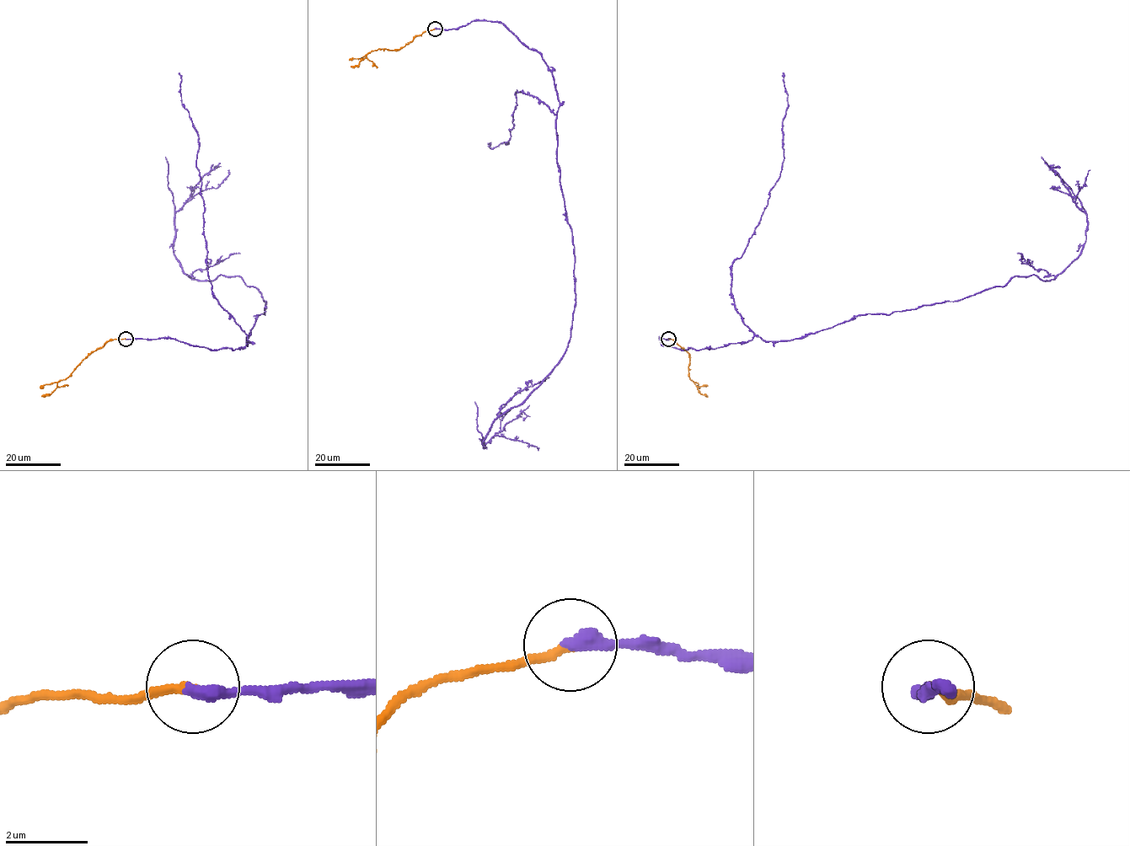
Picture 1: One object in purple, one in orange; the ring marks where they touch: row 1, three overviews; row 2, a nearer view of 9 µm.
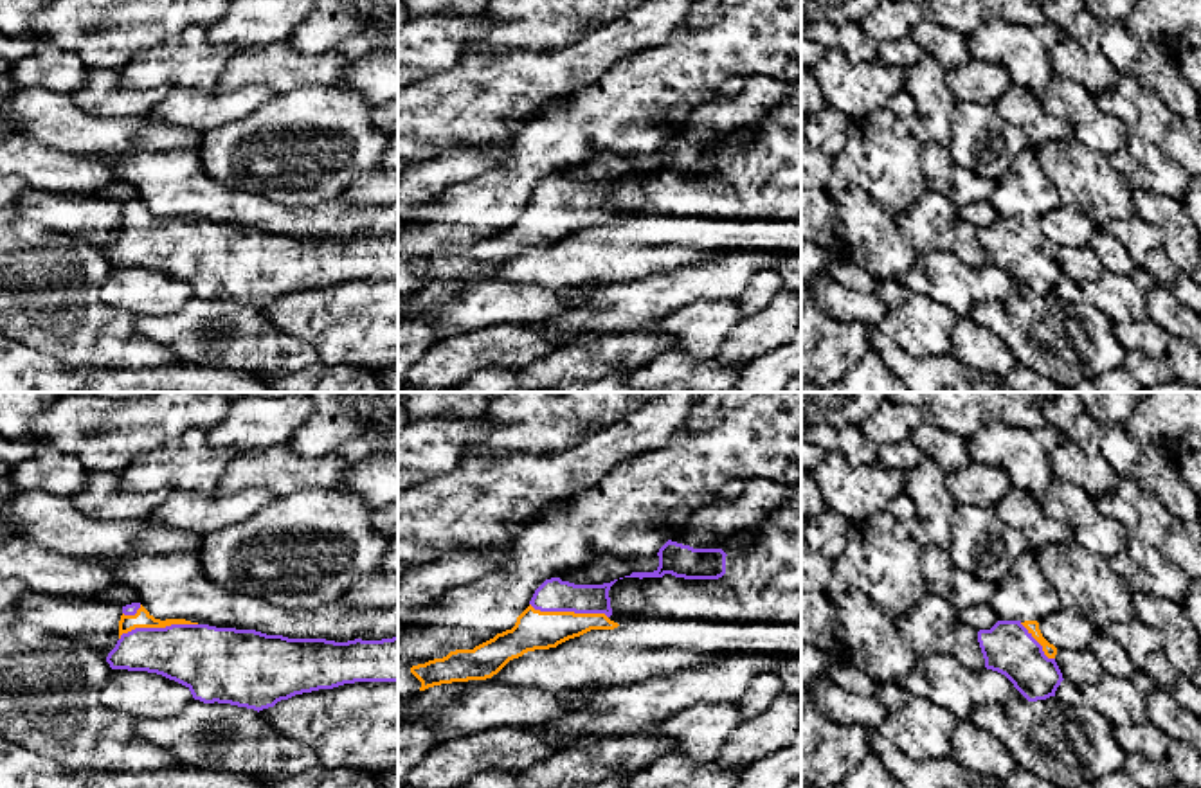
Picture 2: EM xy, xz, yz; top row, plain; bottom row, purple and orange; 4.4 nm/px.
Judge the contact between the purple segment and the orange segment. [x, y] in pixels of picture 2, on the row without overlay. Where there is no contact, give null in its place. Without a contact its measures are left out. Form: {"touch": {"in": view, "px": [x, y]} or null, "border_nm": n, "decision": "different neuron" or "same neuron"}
{"touch": {"in": "xy", "px": [157, 225]}, "border_nm": 360, "decision": "same neuron"}

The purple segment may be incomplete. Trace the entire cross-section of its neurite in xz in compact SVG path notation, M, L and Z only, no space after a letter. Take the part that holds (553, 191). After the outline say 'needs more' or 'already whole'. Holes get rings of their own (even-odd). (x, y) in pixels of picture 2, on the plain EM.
M560 175L546 176L533 191L529 203L511 227L474 246L456 246L411 264L421 279L420 288L434 282L486 277L510 257L528 248L549 246L591 227L614 227L609 187L618 176L603 182L574 182Z | needs more

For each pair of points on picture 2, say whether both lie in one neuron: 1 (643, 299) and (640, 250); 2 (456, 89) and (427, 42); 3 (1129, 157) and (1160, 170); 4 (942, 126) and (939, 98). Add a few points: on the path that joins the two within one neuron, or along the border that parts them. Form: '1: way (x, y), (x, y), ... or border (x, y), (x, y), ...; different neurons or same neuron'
1: border (683, 267), (672, 272), (616, 281), (607, 286); different neurons
2: border (465, 56), (454, 65), (416, 81); different neurons
3: way (1137, 161), (1153, 170); same neuron
4: way (939, 119), (939, 105); same neuron

